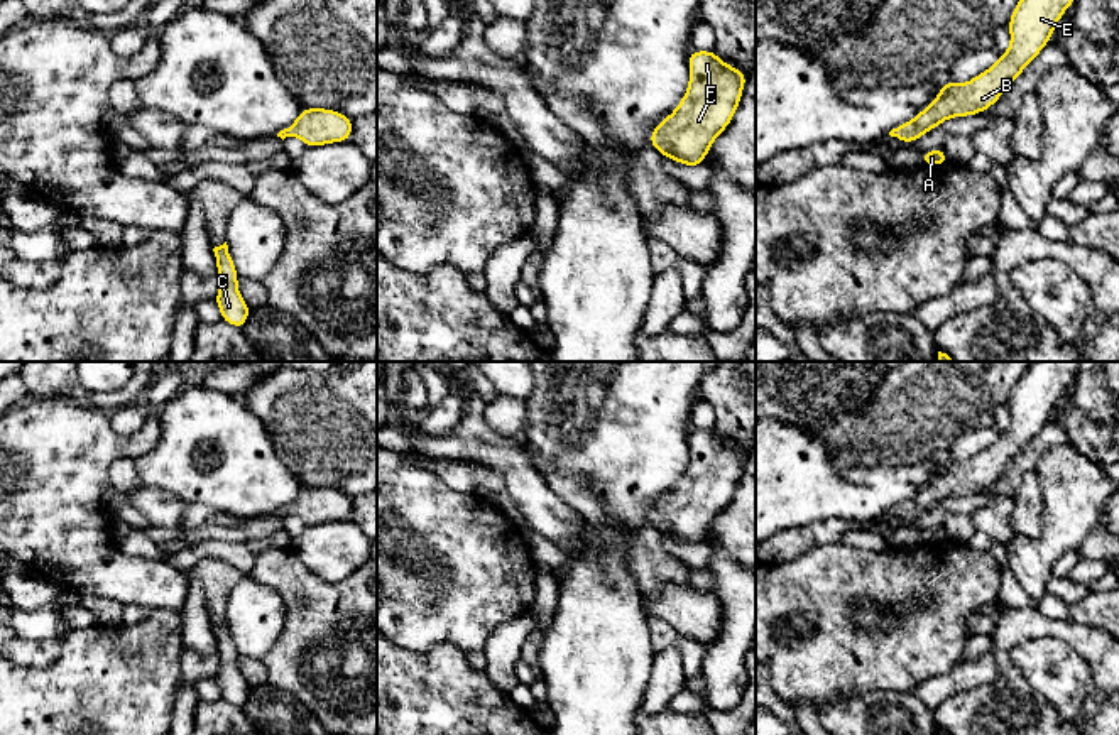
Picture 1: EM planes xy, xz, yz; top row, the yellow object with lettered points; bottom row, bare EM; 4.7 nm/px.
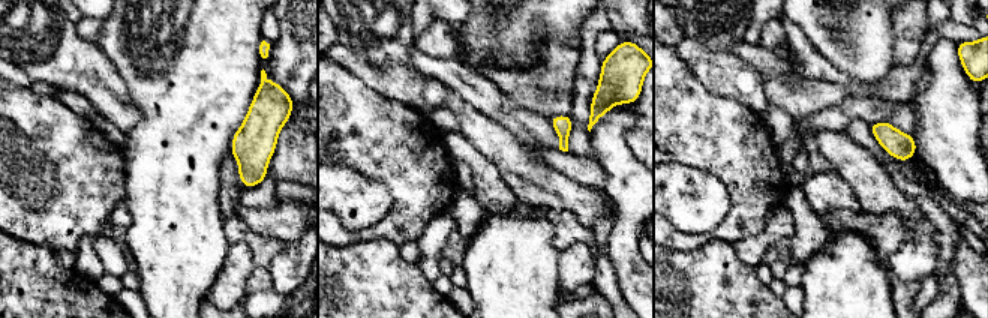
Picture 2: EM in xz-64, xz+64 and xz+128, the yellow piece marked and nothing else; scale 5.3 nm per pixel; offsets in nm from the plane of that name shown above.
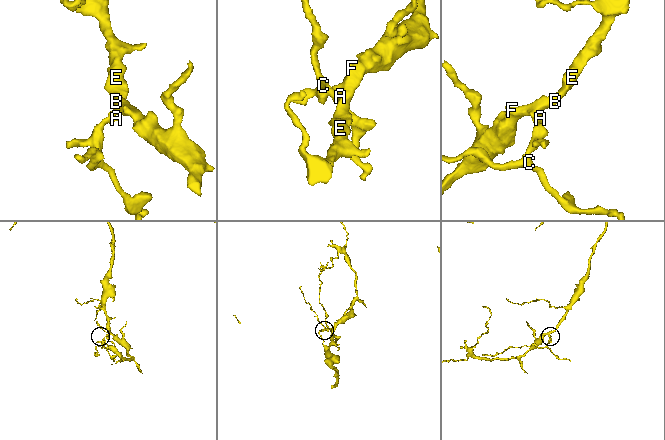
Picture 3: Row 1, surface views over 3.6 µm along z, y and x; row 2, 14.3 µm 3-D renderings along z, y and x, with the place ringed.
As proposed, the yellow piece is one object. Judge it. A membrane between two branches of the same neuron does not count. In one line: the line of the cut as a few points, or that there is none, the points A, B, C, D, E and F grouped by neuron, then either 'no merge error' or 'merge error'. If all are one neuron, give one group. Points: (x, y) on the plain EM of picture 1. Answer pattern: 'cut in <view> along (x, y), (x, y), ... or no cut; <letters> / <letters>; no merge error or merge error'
no cut; A B C D E F; no merge error

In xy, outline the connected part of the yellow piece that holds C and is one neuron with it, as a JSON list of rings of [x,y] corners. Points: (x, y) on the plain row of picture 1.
[[[227,620],[213,627],[216,635],[216,651],[220,652],[220,669],[213,678],[220,686],[221,698],[235,706],[243,706],[250,686],[237,667],[238,651],[233,644]]]

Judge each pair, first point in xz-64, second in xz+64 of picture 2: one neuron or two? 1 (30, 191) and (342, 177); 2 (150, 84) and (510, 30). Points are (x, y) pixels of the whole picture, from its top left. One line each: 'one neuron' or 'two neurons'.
1: two neurons
2: one neuron

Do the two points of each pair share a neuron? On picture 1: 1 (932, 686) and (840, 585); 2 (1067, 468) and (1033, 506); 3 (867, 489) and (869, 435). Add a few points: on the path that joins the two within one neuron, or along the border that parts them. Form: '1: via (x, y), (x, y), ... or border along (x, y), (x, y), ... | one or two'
1: border along (959, 661), (949, 671), (928, 676), (913, 690) | two
2: border along (1033, 470), (1042, 495), (1042, 533), (1038, 536) | two
3: border along (830, 453), (835, 465), (906, 463) | two

